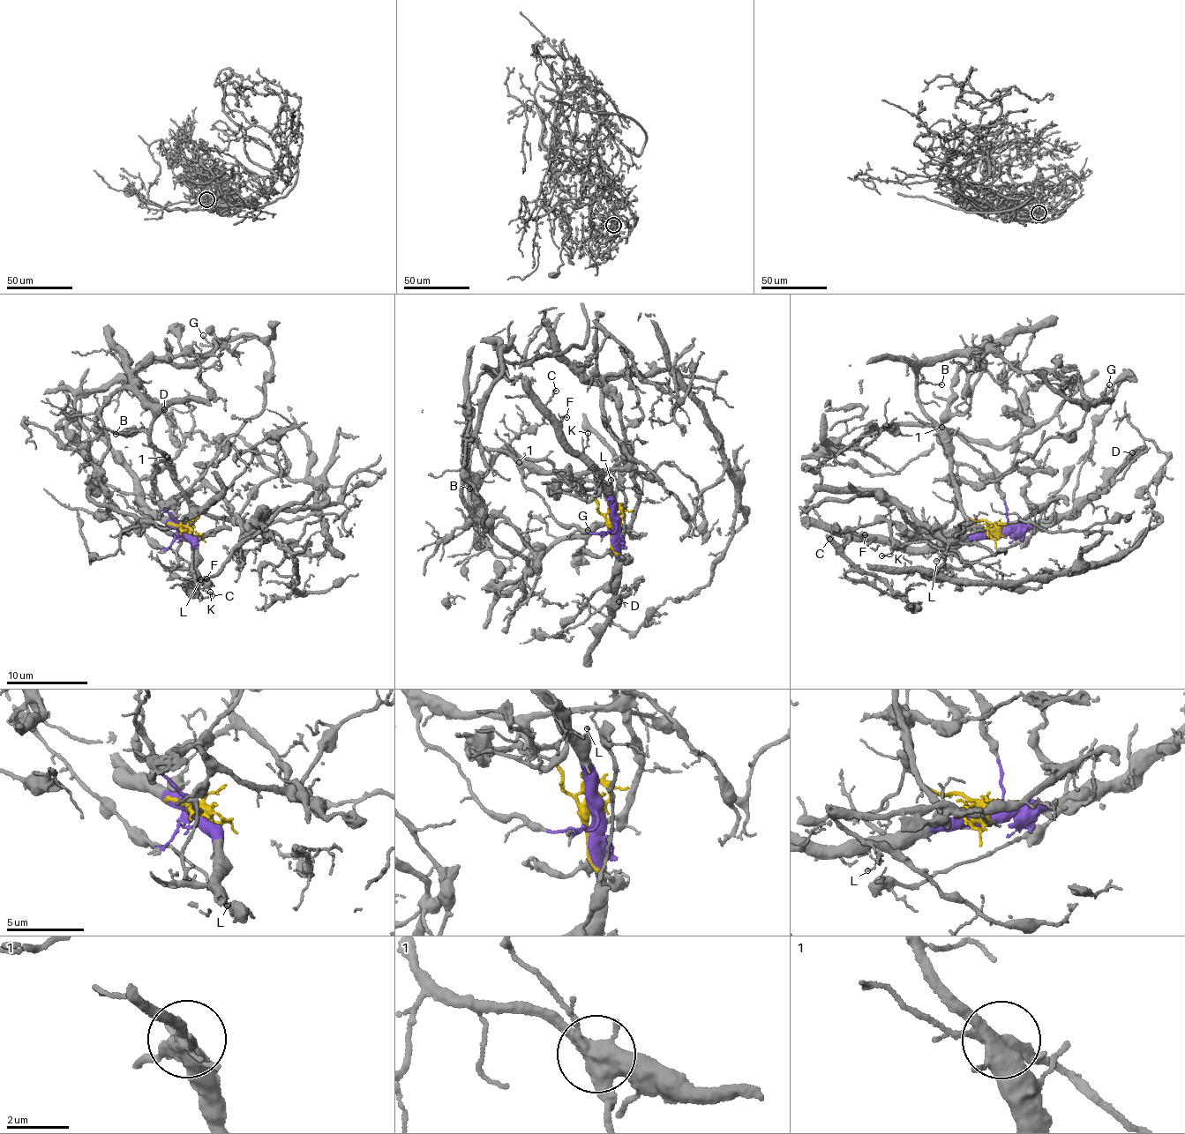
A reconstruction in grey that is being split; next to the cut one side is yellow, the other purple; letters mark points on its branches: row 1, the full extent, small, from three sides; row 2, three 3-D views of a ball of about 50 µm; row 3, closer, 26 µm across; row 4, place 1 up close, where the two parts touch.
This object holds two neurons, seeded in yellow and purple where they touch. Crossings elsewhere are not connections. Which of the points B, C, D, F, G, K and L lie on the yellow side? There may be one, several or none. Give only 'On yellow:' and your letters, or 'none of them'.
On yellow: B, G

